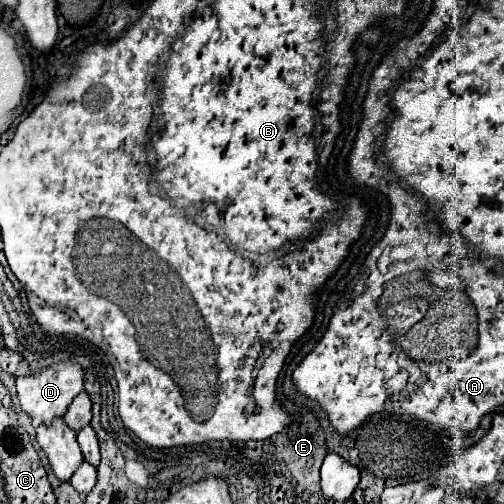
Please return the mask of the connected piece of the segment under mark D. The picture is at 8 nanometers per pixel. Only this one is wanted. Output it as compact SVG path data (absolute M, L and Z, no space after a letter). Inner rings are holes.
M63 360L57 362L41 372L19 376L17 378L17 394L19 394L19 404L21 408L33 418L35 426L37 424L51 424L55 416L63 416L71 400L83 390L83 368L75 360Z

